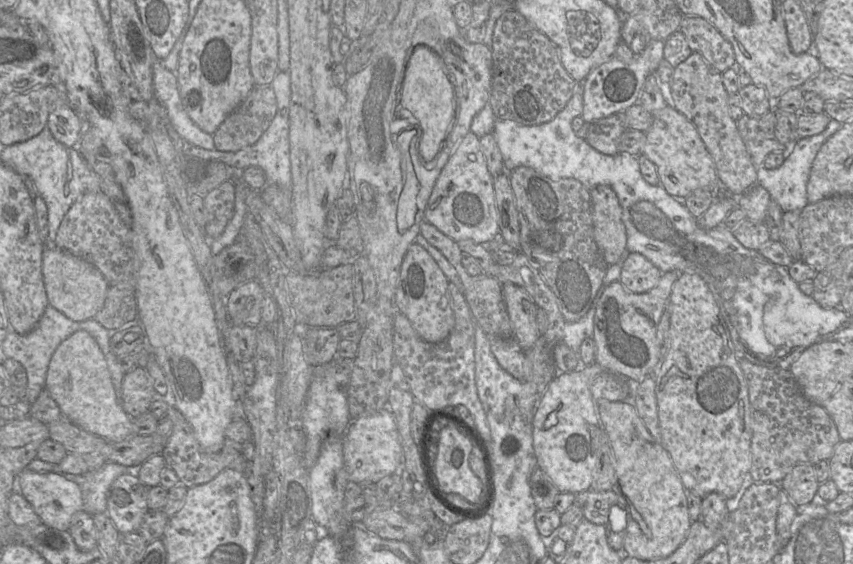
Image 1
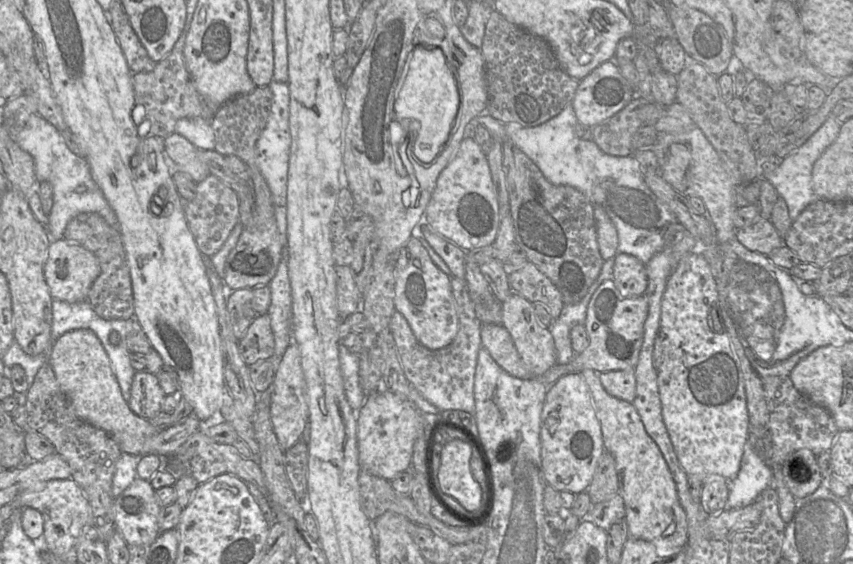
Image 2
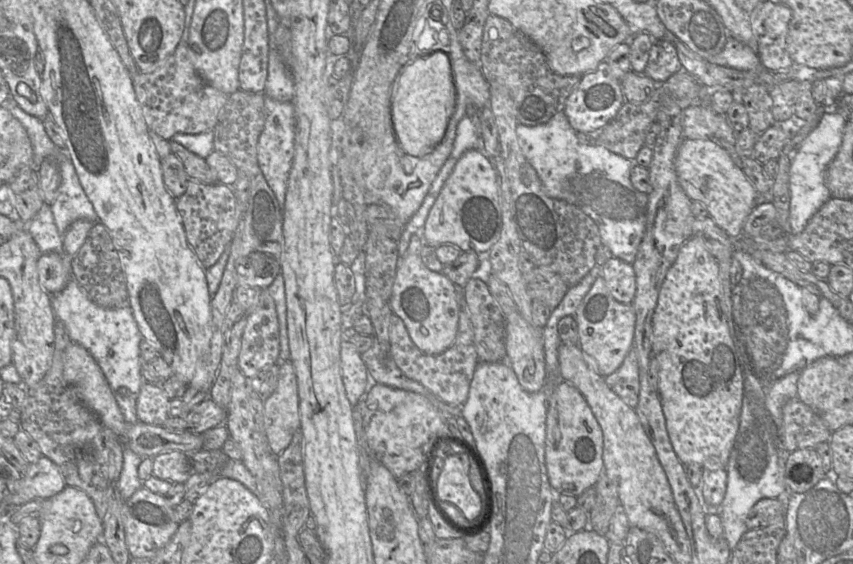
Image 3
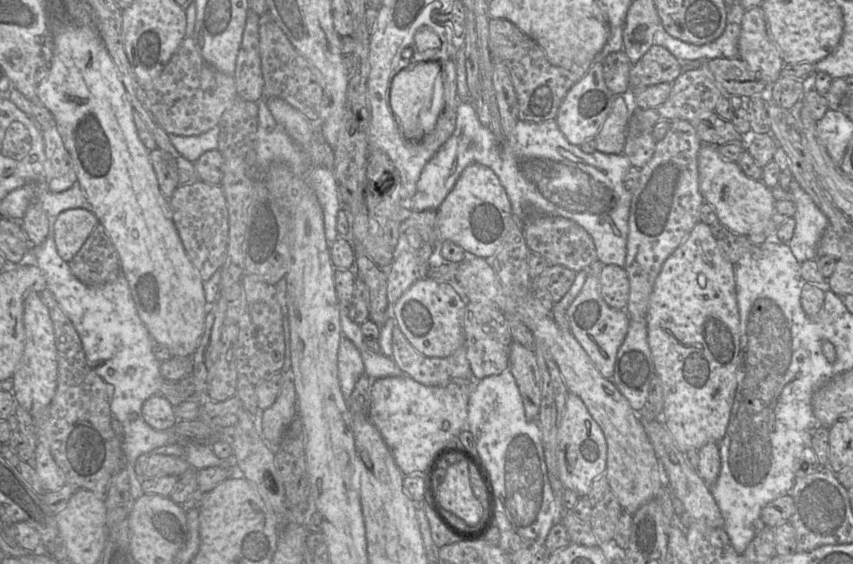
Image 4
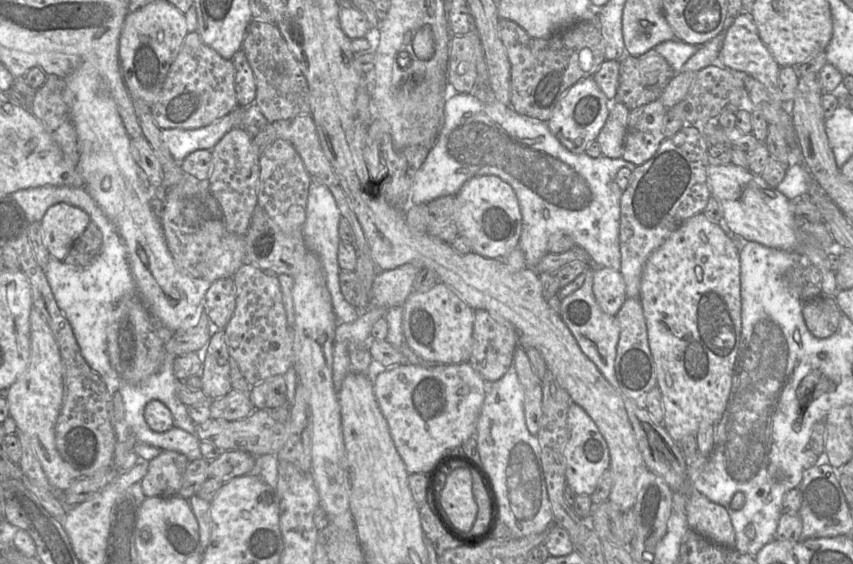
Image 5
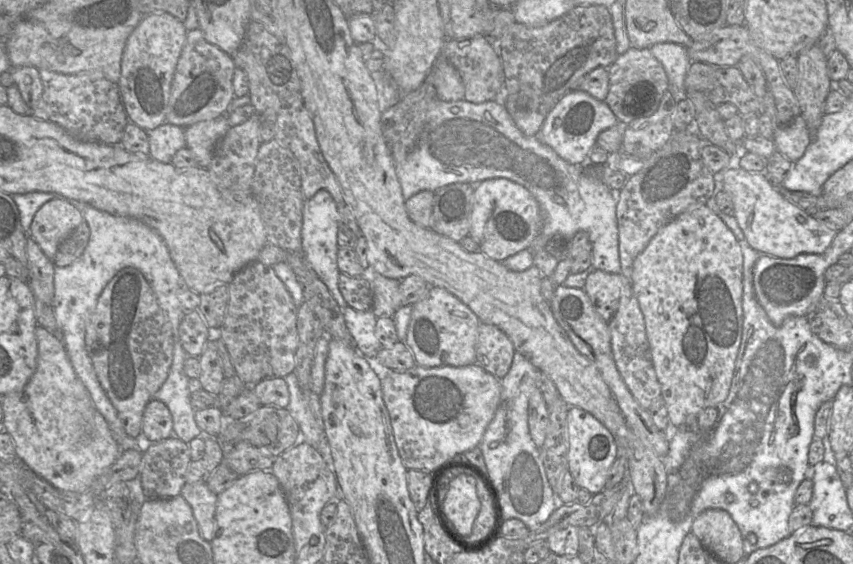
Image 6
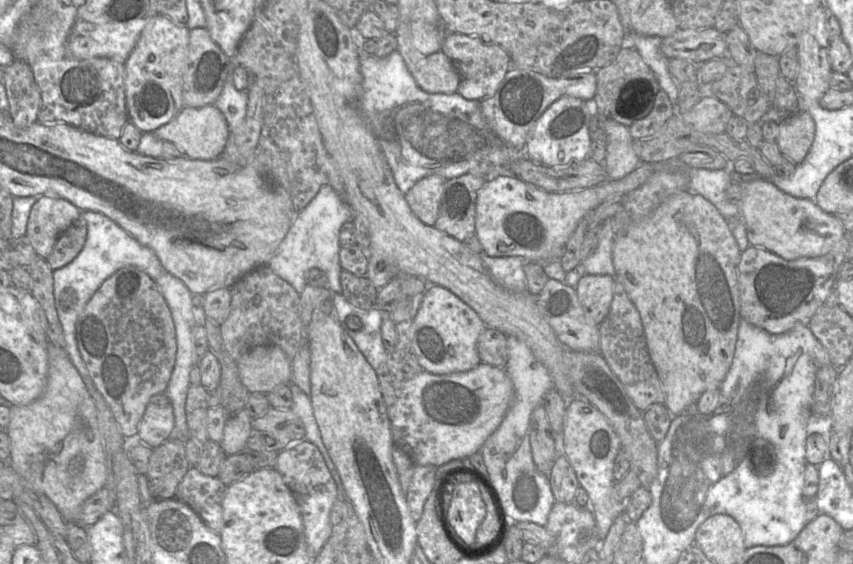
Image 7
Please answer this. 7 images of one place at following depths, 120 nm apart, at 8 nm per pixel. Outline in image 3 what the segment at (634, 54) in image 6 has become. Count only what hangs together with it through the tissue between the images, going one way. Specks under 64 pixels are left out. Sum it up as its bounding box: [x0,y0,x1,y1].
[643,39,682,83]

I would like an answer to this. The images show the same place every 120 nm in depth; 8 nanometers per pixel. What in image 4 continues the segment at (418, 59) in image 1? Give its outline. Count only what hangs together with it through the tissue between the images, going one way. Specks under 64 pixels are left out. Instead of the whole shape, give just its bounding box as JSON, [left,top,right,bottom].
[389,60,444,140]

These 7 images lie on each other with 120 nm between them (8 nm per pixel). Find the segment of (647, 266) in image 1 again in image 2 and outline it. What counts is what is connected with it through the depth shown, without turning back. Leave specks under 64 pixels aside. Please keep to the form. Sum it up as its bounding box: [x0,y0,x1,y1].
[612,255,648,297]

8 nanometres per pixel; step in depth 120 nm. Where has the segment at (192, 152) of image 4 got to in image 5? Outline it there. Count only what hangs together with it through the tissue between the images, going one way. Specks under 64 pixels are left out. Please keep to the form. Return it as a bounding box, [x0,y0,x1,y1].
[161,105,245,162]

